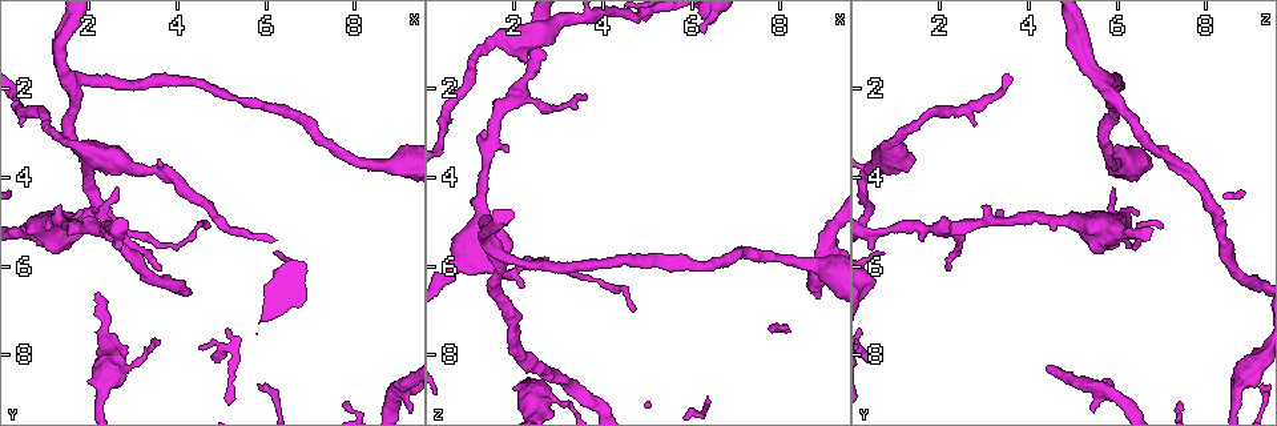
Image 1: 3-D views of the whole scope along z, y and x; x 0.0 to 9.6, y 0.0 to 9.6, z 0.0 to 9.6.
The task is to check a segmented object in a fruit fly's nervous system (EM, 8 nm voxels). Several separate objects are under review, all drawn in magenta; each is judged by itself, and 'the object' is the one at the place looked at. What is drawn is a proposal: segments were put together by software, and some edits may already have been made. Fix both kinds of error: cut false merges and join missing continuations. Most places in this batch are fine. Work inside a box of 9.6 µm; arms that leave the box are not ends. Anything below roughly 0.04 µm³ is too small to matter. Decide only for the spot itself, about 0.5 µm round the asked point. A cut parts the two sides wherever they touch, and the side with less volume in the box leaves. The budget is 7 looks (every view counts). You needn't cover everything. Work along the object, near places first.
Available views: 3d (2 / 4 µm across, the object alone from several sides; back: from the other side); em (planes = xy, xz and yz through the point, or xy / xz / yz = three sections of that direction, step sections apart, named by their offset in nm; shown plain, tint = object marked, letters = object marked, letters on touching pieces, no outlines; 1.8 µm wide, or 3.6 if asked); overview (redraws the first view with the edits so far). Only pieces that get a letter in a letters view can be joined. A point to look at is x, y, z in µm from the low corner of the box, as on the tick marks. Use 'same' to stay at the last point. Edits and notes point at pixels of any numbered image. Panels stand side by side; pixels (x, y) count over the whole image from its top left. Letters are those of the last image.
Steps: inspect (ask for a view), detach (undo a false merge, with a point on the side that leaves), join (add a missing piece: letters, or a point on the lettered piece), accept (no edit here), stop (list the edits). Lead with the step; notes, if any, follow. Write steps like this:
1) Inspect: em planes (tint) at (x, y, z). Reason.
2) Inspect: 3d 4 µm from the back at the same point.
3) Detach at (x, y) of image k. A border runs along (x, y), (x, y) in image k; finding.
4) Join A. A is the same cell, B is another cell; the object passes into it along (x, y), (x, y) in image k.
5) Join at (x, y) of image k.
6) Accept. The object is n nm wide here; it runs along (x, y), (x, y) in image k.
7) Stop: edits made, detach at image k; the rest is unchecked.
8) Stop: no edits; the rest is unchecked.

Inspect: 3d 4 µm at (6.20, 5.75, 0.60). An open end.

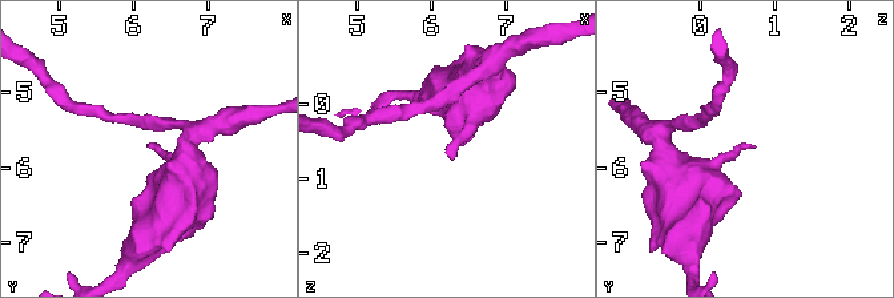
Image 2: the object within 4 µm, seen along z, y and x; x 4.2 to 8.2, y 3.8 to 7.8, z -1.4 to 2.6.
Inspect: em planes (letters) at (6.20, 5.65, 0.65). Now the EM.

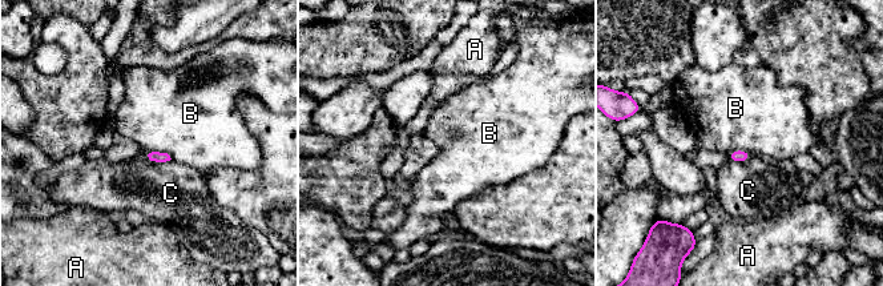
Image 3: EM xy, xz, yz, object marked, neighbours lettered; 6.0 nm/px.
Accept. A, B and C are other cells; none of them fits.

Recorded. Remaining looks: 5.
Inspect: em planes (tint) at (9.05, 8.75, 5.75). Sharp bend.

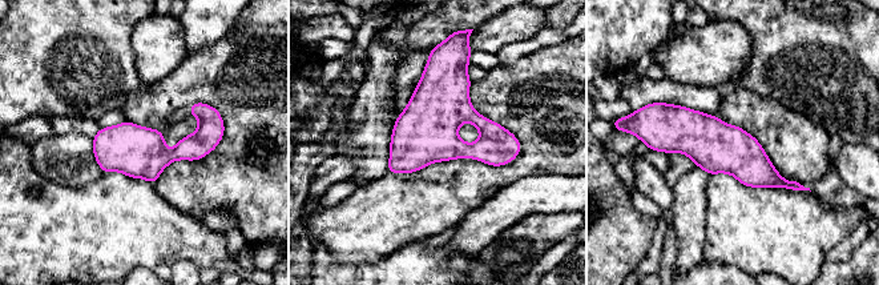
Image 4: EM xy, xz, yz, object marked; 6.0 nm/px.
Inspect: em planes (letters) at the same point.

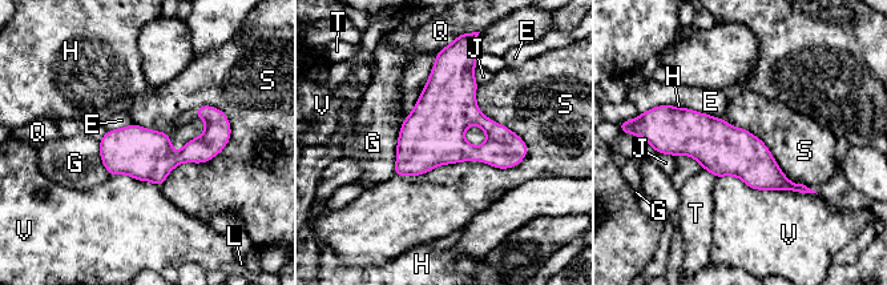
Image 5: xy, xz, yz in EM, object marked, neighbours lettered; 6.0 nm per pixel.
Accept. The object is 320 nm wide here; E, G, H, J, L, Q, S, T and V are other cells; a border runs along (528, 147), (507, 168), (394, 176) in image 5; continuous, no second cell.

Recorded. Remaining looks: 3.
Inspect: em planes (letters) at (1.80, 1.85, 5.85). Three arms meet.

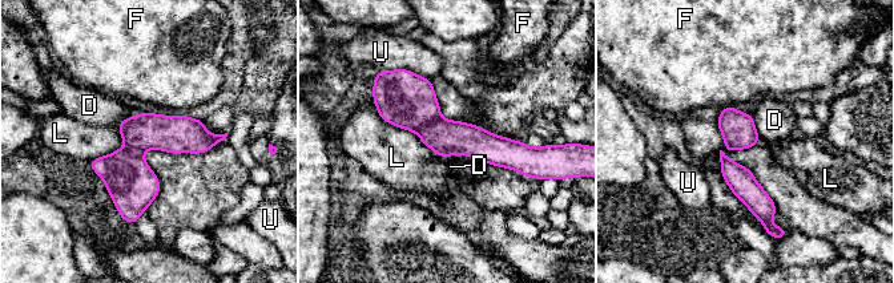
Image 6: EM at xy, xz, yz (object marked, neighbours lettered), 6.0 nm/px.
Detach at (403, 98) of image 6. D, F, L and U are other cells; the part that leaves runs along (723, 158), (768, 217) in image 6; a second cell is stuck on.

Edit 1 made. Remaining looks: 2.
Stop: edits made, detach at image 6; the rest is unchecked.

